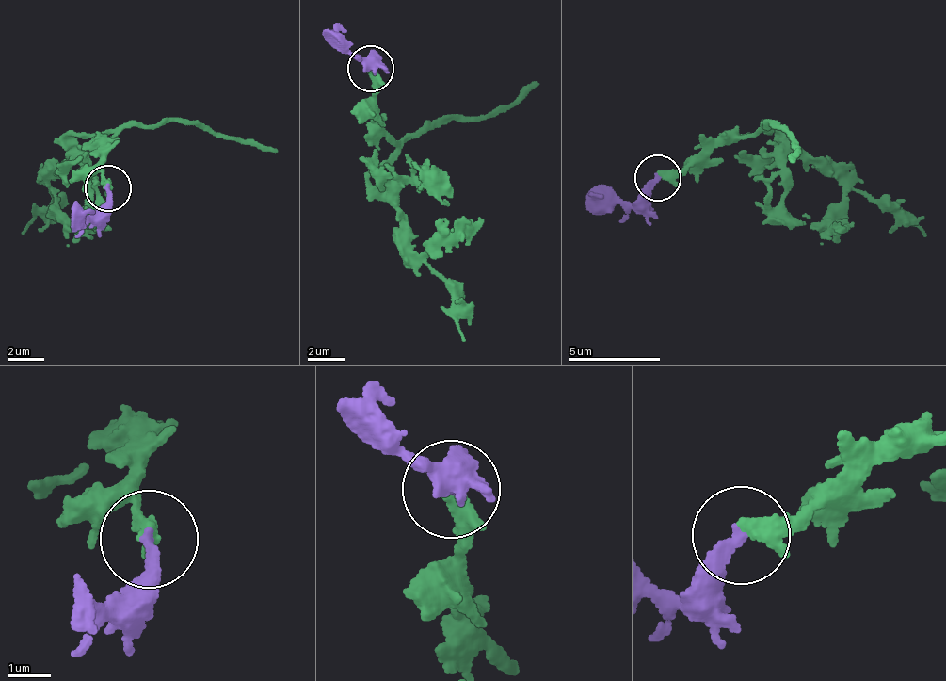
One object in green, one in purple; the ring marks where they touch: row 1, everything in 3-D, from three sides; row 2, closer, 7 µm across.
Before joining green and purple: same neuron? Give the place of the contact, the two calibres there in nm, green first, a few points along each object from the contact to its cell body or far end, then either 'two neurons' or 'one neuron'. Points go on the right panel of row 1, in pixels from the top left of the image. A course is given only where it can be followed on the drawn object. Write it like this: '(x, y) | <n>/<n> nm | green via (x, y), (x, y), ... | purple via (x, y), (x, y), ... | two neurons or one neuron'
(658, 177) | 400/260 nm | green via (656, 174), (695, 164), (762, 128), (768, 136), (807, 162), (826, 161), (922, 236) | purple via (656, 179), (636, 201), (597, 199), (585, 208) | one neuron

